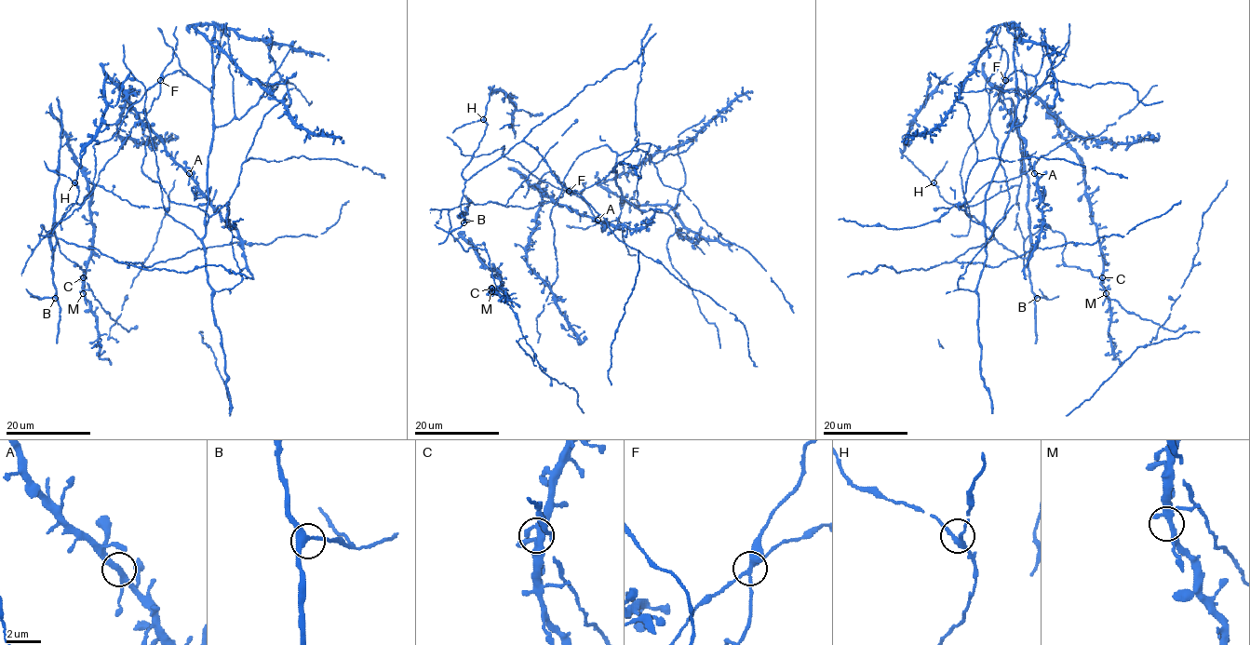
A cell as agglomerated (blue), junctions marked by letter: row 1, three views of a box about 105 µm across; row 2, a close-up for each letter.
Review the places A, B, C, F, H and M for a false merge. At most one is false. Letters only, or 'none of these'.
F

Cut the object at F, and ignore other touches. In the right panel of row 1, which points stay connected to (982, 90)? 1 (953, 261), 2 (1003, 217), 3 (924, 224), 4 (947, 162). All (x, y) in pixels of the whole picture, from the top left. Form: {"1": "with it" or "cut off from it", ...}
{"1": "cut off from it", "2": "with it", "3": "with it", "4": "cut off from it"}

